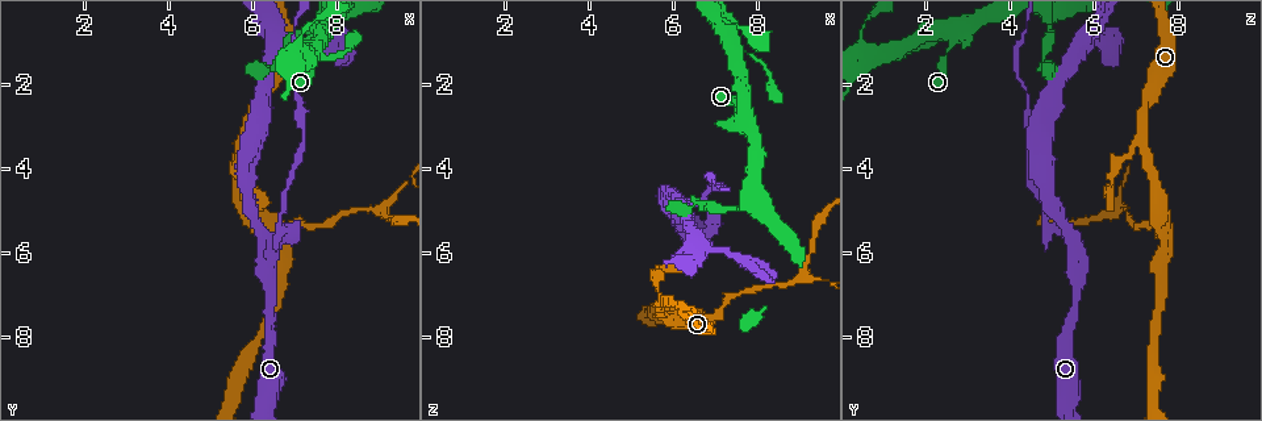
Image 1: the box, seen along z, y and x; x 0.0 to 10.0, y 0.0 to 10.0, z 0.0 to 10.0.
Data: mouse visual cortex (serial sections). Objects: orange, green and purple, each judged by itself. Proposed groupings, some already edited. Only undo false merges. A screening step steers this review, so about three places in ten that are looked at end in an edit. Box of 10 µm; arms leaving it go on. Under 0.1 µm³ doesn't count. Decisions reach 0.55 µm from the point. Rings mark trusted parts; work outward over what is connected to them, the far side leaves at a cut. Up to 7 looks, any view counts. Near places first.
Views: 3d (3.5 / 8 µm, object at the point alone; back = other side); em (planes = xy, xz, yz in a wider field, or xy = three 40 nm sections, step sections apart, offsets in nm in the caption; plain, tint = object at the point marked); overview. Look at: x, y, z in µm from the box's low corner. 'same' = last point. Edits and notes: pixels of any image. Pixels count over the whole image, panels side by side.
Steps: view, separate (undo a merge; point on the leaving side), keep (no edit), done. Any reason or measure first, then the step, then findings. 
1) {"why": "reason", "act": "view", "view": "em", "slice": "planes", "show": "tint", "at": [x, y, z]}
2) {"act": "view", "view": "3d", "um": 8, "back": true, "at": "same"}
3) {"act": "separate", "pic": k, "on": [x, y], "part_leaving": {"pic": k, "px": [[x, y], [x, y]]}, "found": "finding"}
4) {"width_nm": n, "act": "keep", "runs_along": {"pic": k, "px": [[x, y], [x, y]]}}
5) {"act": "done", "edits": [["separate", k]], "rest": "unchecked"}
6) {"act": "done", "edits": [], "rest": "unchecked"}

{"act": "view", "view": "3d", "um": 3.5, "at": [7.45, 0.65, 5.00]}

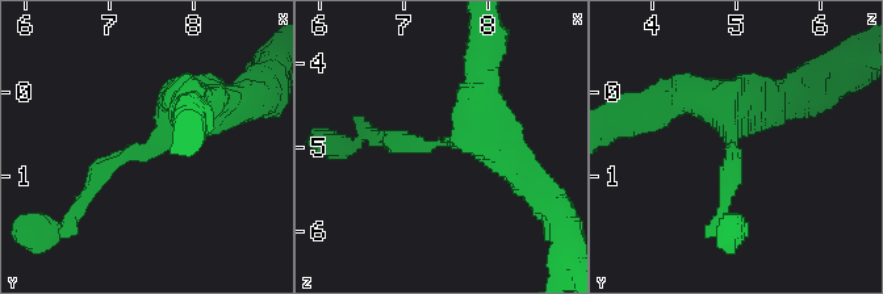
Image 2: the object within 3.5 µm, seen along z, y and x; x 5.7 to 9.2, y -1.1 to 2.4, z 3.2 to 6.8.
{"why": "shape alone is not enough", "act": "view", "view": "em", "slice": "xy", "step": 1, "show": "tint", "at": [7.45, 0.65, 4.90]}

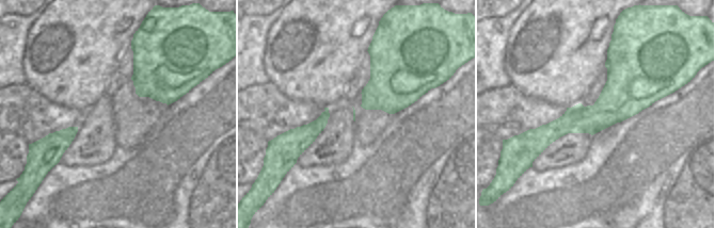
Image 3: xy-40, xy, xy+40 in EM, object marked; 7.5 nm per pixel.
{"why": "cut it another way", "act": "view", "view": "em", "slice": "planes", "show": "tint", "at": "same"}

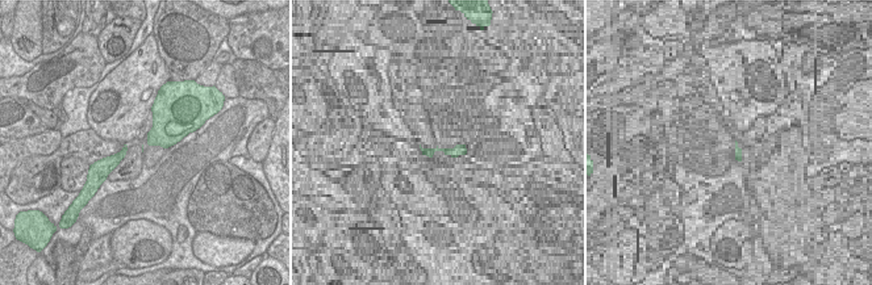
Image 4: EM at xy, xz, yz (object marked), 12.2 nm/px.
{"act": "keep", "runs_along": {"pic": 2, "px": [[188, 93], [188, 110], [112, 163], [83, 202]]}, "found": "one cell here"}

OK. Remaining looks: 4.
{"why": "two arms in line, one across", "act": "view", "view": "3d", "um": 3.5, "at": [5.75, 3.40, 7.15]}

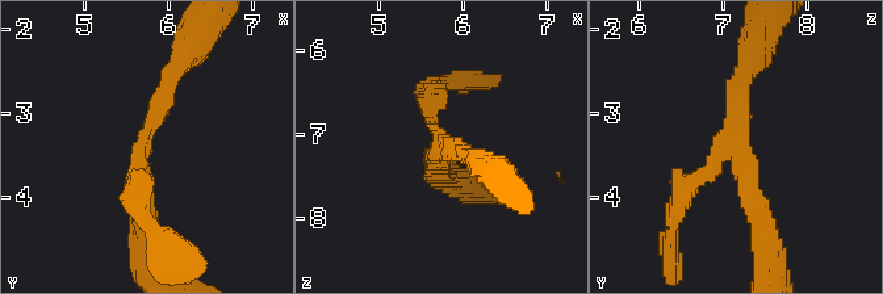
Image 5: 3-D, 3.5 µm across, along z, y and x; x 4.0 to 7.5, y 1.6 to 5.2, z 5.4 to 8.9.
{"arms": 3, "arm_widths_nm": [200, 250, 250], "act": "view", "view": "em", "slice": "planes", "show": "tint", "at": [5.75, 3.35, 7.15]}

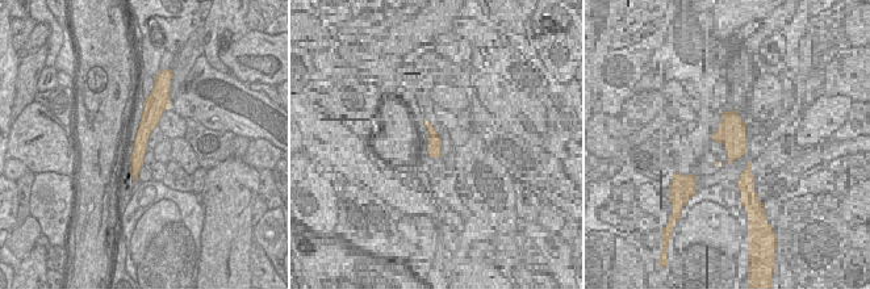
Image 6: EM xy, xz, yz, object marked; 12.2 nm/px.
{"act": "view", "view": "em", "slice": "xy", "step": 5, "show": "tint", "at": "same"}

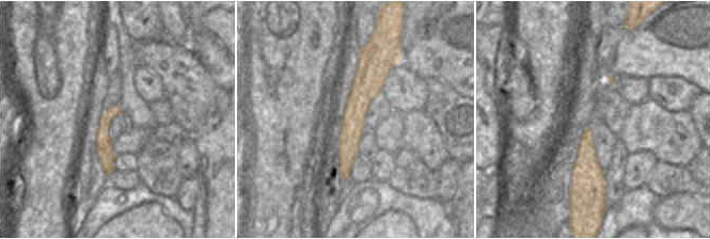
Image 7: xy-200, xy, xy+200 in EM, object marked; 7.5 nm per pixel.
{"act": "separate", "pic": 5, "on": [425, 92], "part_leaving": {"pic": 5, "px": [[431, 129], [431, 85], [468, 82]]}, "found": "two cells meet here"}

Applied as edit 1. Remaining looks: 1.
{"act": "done", "edits": [["separate", 5]], "rest": "unchecked"}

